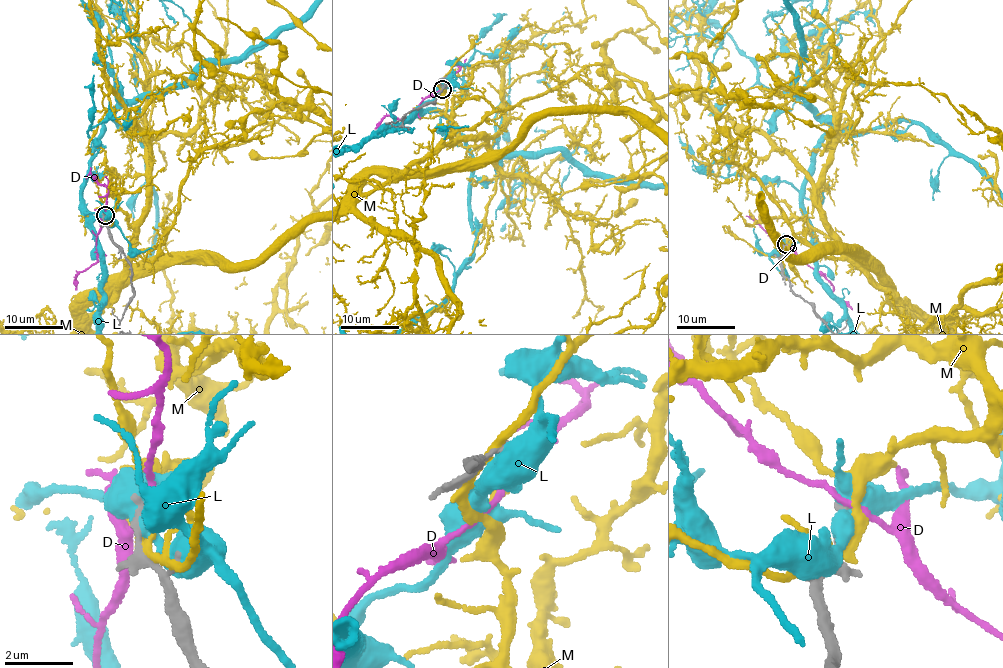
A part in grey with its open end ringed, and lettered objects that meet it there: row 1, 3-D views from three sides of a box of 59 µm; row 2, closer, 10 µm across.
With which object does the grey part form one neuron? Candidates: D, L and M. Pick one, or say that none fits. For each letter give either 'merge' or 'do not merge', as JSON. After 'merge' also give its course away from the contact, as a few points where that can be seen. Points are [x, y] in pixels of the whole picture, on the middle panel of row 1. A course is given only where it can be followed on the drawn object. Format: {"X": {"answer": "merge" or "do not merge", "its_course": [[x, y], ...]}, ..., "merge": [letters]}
{"D": {"answer": "do not merge"}, "L": {"answer": "do not merge"}, "M": {"answer": "do not merge"}, "merge": []}

